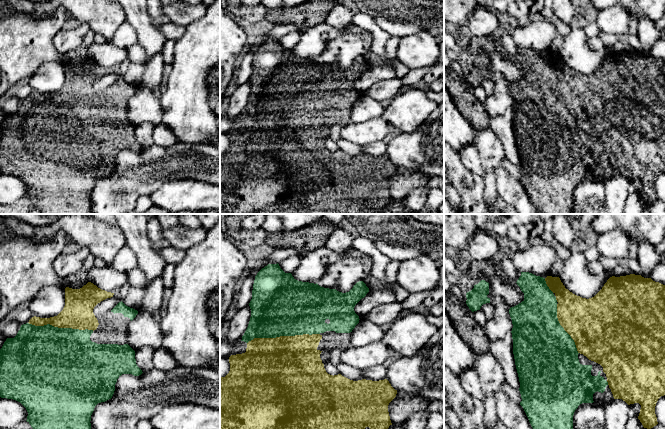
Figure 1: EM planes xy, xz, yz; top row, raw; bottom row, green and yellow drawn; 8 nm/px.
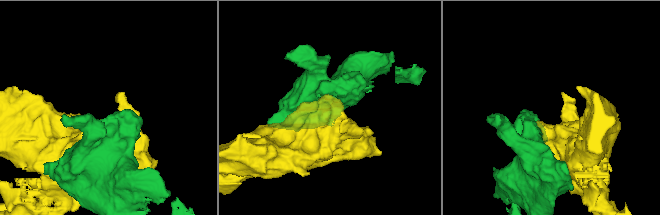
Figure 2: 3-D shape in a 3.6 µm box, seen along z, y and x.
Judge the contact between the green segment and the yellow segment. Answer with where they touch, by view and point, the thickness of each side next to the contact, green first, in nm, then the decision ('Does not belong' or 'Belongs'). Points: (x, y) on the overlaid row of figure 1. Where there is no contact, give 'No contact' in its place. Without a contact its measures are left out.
Touches green at xz (283, 335). Thickness 480 nm (green) against 500 nm. Belongs

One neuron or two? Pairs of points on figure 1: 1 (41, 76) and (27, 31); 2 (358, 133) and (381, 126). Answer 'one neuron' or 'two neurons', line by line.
1: two neurons
2: one neuron

